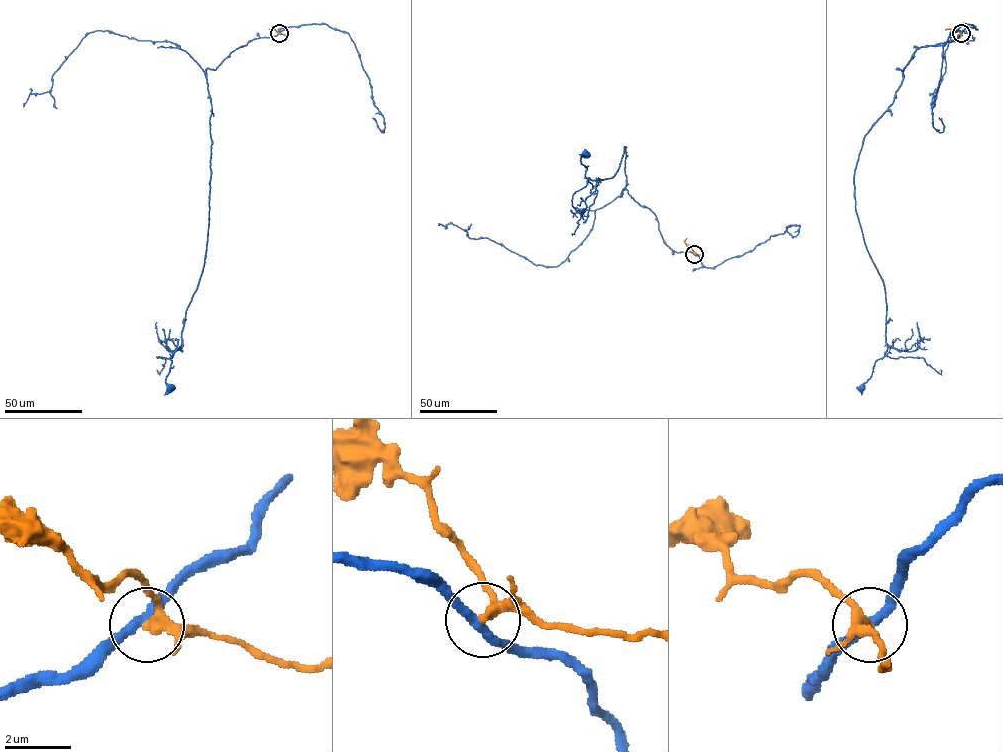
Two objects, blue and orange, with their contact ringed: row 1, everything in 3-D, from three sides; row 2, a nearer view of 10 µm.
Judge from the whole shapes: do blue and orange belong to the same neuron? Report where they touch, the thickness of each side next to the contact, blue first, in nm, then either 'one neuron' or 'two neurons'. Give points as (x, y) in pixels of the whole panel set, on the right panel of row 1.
at (961, 33); 280 nm thick on the blue side, 300 nm on the other; two neurons

